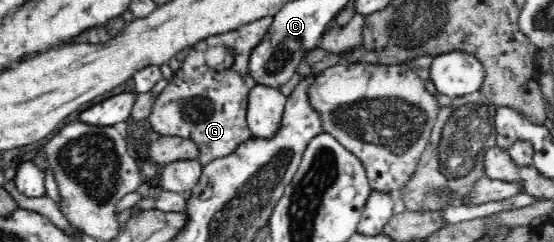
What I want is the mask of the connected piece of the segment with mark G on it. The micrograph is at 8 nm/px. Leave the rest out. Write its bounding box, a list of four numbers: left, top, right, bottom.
[149,16,273,168]

